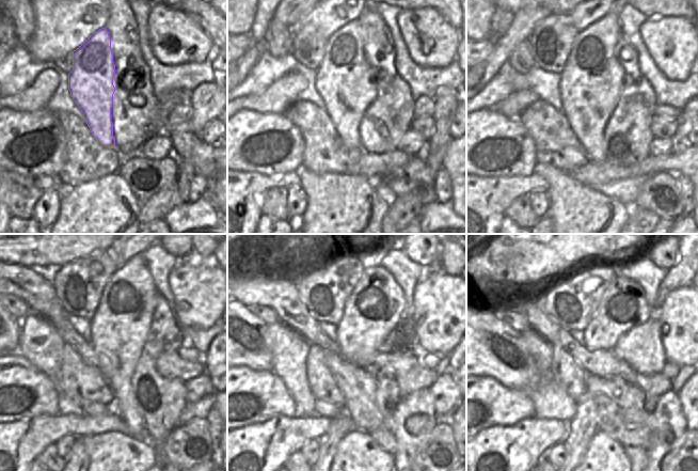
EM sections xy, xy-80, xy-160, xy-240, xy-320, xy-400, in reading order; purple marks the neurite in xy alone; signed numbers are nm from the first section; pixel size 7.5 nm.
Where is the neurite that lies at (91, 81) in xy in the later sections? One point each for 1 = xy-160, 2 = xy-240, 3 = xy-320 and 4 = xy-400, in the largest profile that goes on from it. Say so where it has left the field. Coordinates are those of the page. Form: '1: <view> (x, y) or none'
1: xy-160 (589, 84)
2: xy-240 (121, 324)
3: xy-320 (377, 304)
4: xy-400 (623, 305)

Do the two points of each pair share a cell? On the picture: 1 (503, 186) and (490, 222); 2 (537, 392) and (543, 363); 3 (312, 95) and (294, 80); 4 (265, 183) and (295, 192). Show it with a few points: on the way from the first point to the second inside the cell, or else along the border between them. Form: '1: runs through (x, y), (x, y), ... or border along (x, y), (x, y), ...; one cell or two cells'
1: runs through (494, 194), (490, 200), (490, 214); one cell
2: border along (530, 352), (538, 373), (546, 379); two cells
3: border along (291, 71), (299, 74), (306, 83), (296, 100); two cells
4: border along (300, 186), (289, 186), (287, 188); two cells

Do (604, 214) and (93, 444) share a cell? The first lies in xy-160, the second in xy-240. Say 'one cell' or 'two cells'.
one cell

